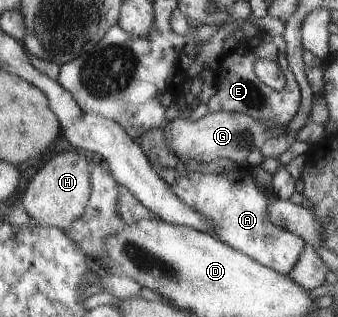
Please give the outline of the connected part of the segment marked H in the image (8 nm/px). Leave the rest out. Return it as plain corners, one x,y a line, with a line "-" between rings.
78,150
56,155
34,174
26,193
22,195
21,209
30,215
33,223
68,231
89,206
94,164
92,156

